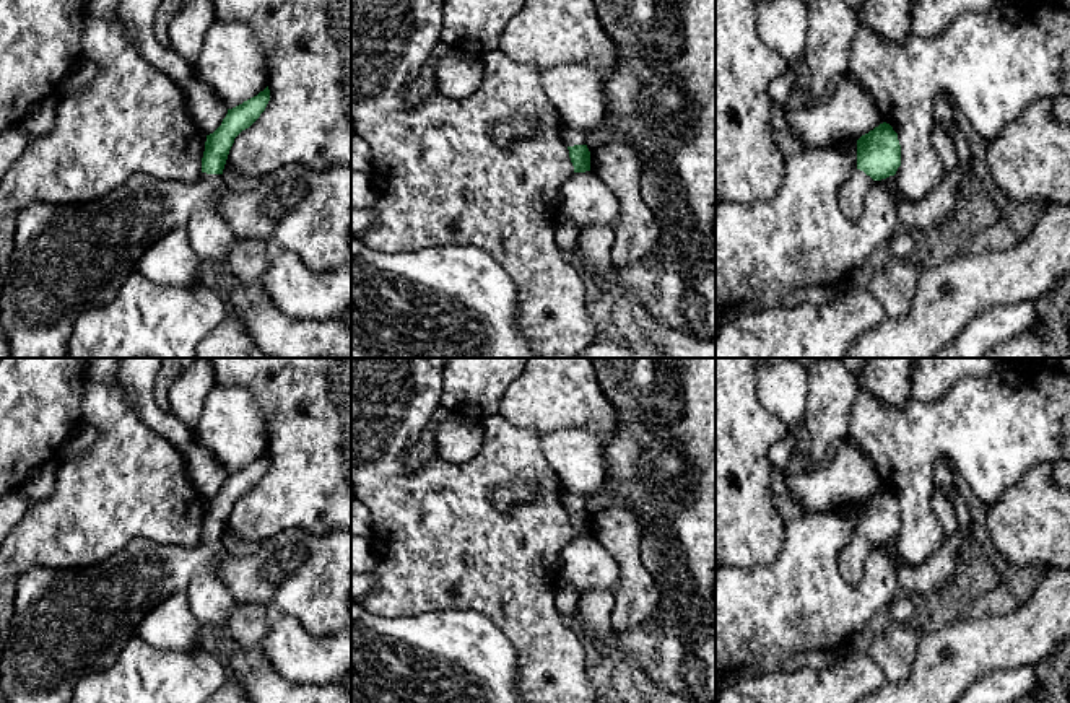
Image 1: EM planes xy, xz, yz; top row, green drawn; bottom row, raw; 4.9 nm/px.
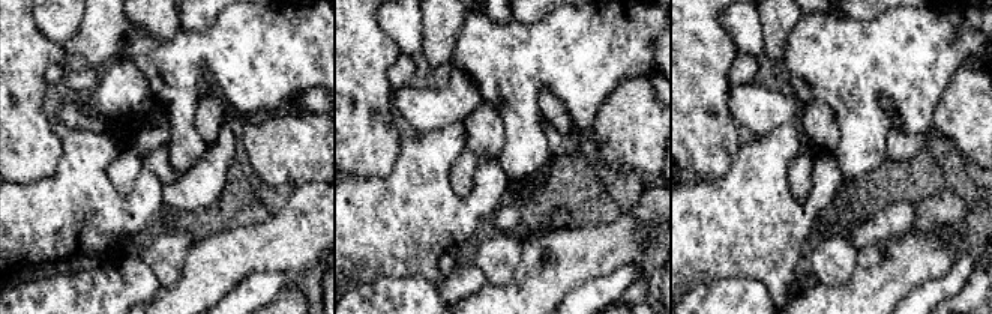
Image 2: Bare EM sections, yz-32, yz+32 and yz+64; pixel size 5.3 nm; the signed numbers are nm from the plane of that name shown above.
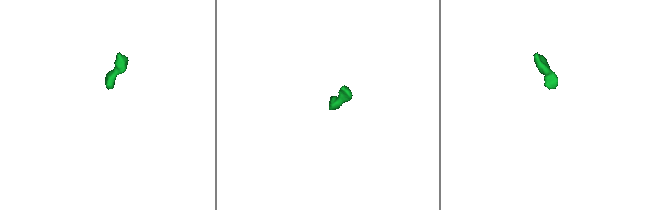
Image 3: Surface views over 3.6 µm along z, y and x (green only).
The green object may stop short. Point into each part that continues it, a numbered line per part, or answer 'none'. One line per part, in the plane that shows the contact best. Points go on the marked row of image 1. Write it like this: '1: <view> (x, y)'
1: xy (69, 257)

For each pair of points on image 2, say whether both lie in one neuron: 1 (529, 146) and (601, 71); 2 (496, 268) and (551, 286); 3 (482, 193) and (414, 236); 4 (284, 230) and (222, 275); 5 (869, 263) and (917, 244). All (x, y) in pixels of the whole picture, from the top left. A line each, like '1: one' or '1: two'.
1: one
2: two
3: one
4: one
5: one

